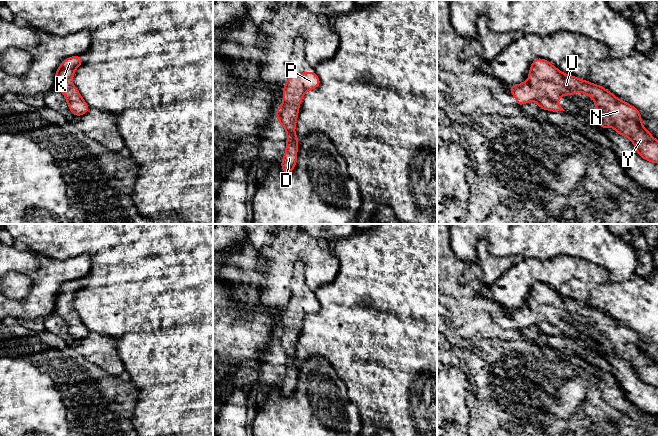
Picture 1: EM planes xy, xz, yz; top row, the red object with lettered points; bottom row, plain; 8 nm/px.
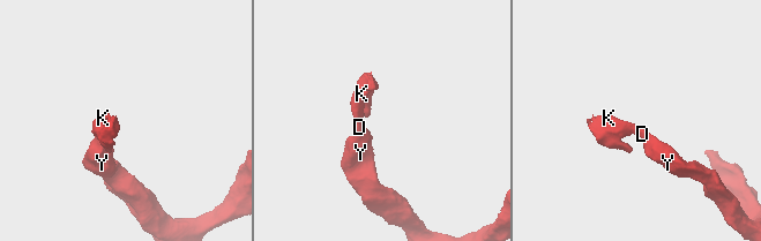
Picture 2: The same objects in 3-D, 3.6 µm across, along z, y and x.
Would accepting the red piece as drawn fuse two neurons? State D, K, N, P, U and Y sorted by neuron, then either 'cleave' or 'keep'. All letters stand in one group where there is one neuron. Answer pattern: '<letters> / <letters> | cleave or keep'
D K N P U Y | keep

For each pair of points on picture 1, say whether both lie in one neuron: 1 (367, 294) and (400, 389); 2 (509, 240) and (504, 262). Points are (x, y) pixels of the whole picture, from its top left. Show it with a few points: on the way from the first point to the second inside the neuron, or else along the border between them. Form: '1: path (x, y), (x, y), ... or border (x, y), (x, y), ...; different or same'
1: path (391, 318), (400, 327), (400, 365); same
2: border (486, 242), (493, 255), (515, 257); different

